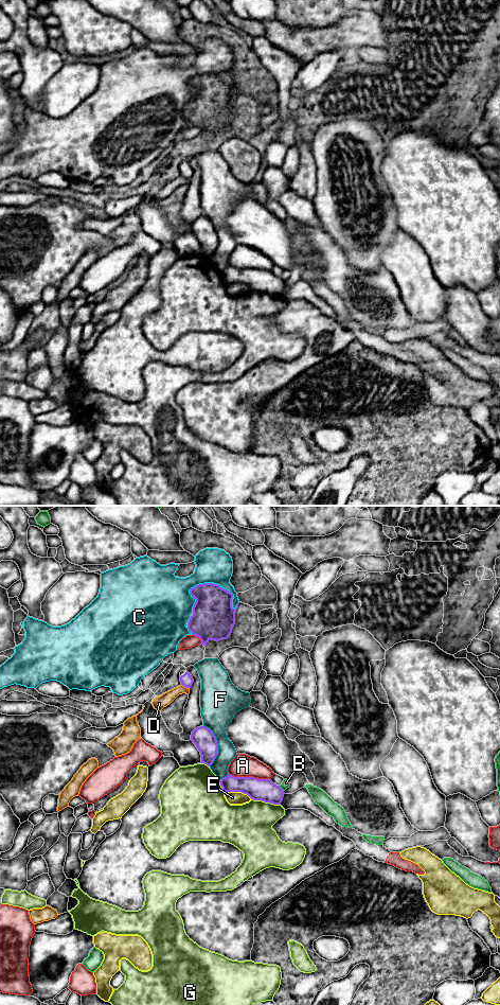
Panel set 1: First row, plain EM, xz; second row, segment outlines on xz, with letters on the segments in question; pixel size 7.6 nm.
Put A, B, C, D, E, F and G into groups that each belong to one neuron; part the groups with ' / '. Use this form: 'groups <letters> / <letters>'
groups A / B / C / D / E / F / G

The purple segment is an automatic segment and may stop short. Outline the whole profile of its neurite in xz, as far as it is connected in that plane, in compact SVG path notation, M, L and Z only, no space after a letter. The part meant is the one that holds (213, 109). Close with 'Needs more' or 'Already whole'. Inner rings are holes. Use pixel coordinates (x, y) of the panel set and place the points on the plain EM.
M214 74L196 76L190 85L196 93L188 113L189 122L199 128L204 138L209 131L227 130L235 116L238 99L238 95L232 99L233 85Z. Already whole

